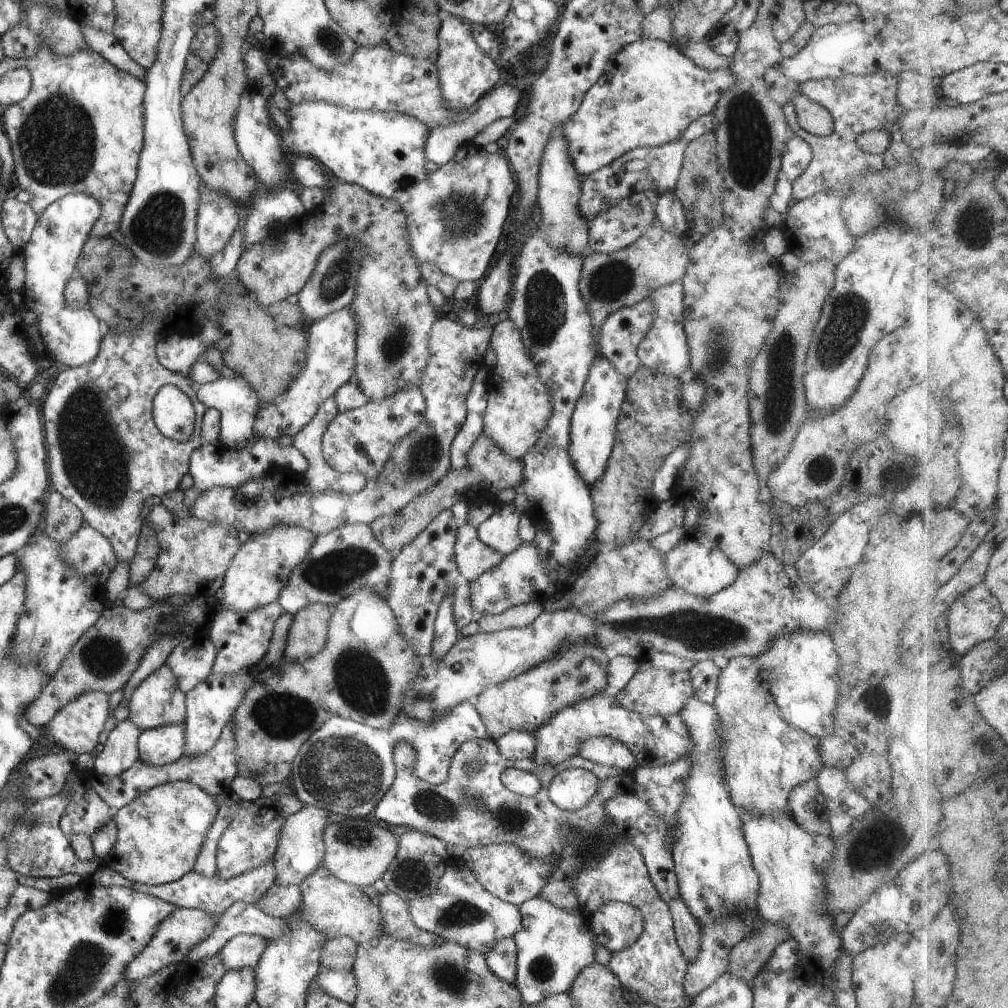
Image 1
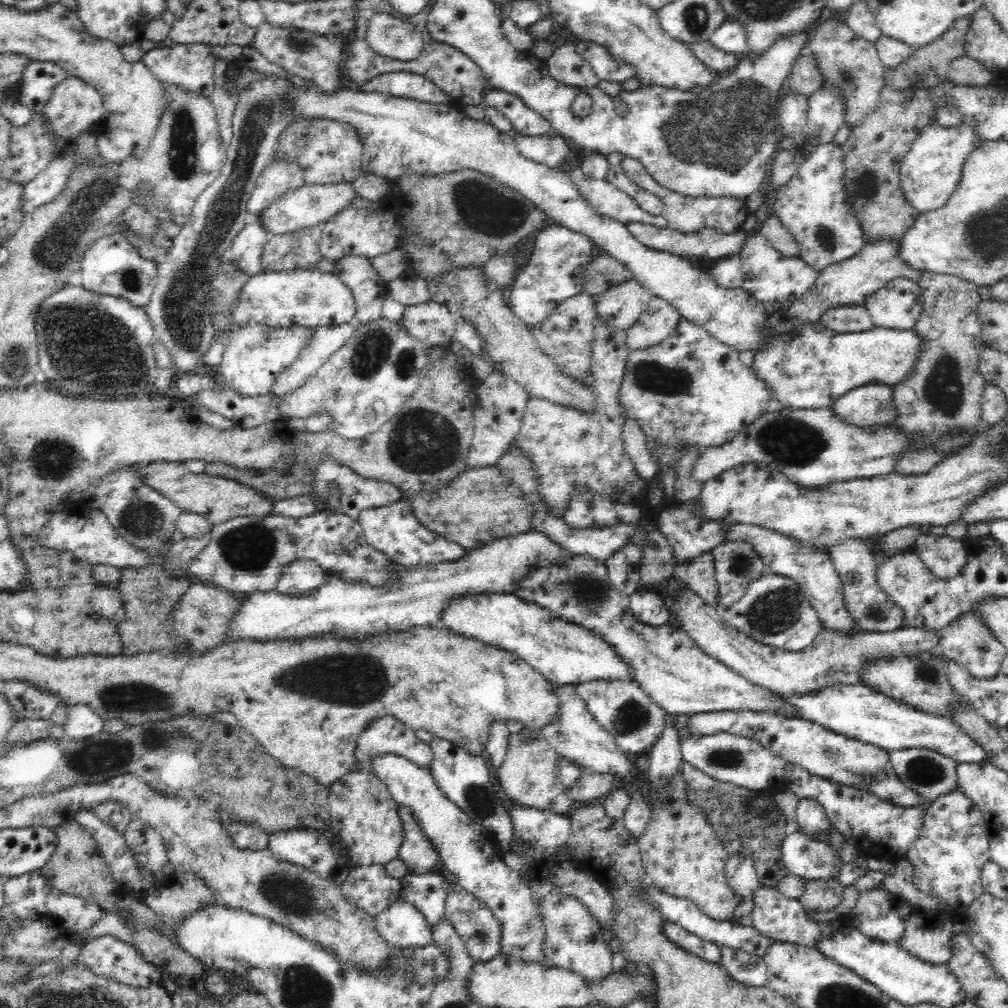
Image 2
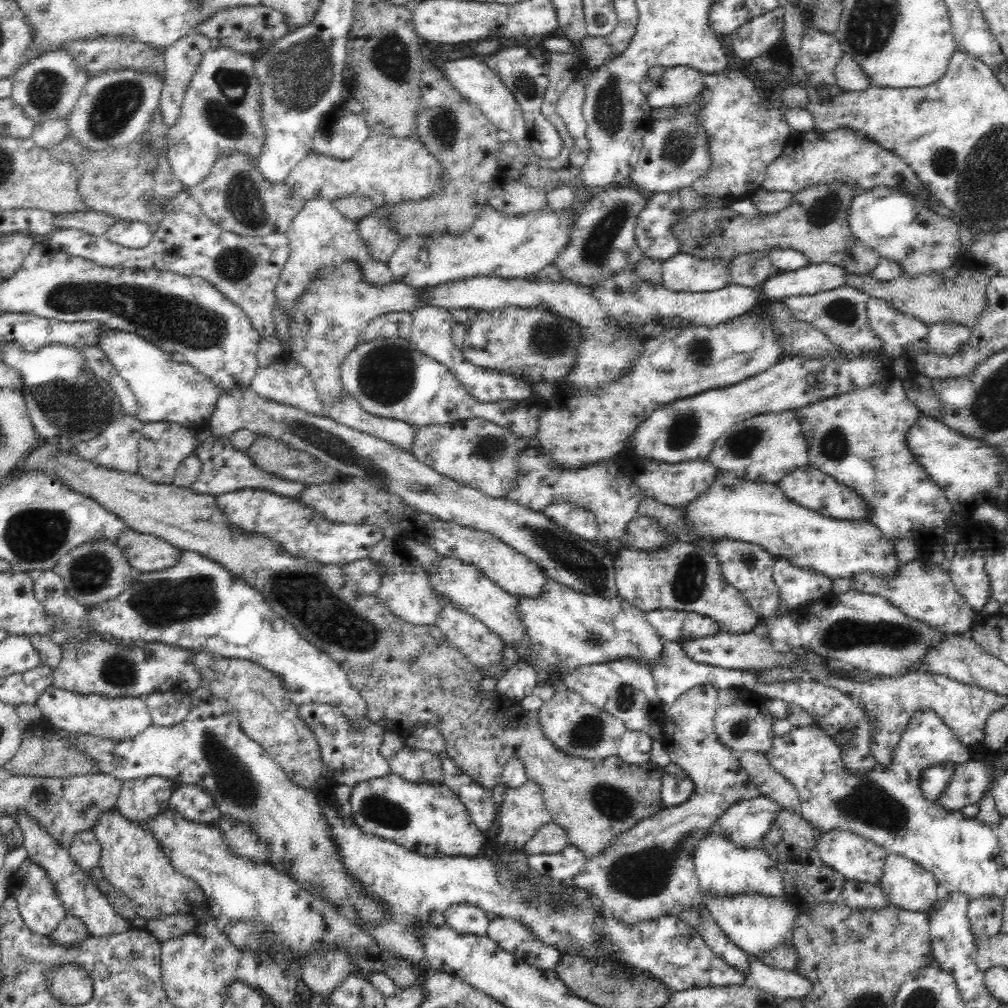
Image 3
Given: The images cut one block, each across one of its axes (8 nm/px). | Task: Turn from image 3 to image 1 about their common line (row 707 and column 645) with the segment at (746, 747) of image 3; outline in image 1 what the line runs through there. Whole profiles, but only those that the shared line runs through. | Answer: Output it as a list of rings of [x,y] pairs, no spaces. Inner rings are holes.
[[[610,690],[599,692],[585,700],[577,700],[575,704],[561,708],[557,714],[549,718],[547,724],[535,728],[532,735],[535,738],[535,750],[529,760],[541,766],[555,766],[559,762],[565,762],[567,758],[577,756],[579,742],[603,736],[621,742],[633,754],[637,766],[643,765],[649,768],[675,762],[677,758],[683,758],[691,748],[689,734],[678,713],[664,717],[641,716],[618,706],[614,691]]]

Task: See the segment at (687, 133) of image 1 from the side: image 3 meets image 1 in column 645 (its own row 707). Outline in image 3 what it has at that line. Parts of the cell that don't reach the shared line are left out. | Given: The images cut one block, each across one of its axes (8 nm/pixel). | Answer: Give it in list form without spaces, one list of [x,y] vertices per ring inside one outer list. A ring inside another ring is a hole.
[[[164,692],[144,696],[146,706],[155,726],[168,728],[184,722],[191,710],[191,697],[186,693]]]

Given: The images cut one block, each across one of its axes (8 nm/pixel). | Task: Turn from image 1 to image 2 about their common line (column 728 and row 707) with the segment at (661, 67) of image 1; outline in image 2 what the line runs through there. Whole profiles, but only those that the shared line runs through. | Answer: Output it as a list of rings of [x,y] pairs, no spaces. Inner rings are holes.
[[[75,704],[67,708],[67,719],[63,724],[68,739],[83,741],[102,731],[103,720],[84,704]]]

